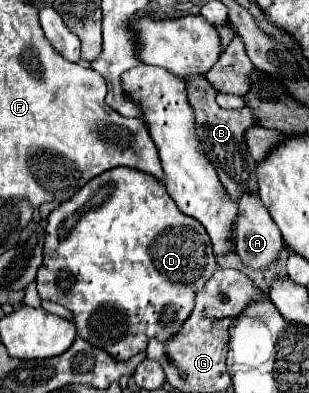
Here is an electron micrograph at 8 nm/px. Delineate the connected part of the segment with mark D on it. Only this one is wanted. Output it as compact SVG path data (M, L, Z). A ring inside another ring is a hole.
M112 168L92 178L72 200L54 208L48 216L44 264L36 284L42 300L62 304L74 312L78 336L108 352L116 362L124 362L144 352L152 338L166 342L176 336L184 320L192 314L194 298L204 282L216 272L216 256L204 226L178 210L168 196L164 182L136 168Z

